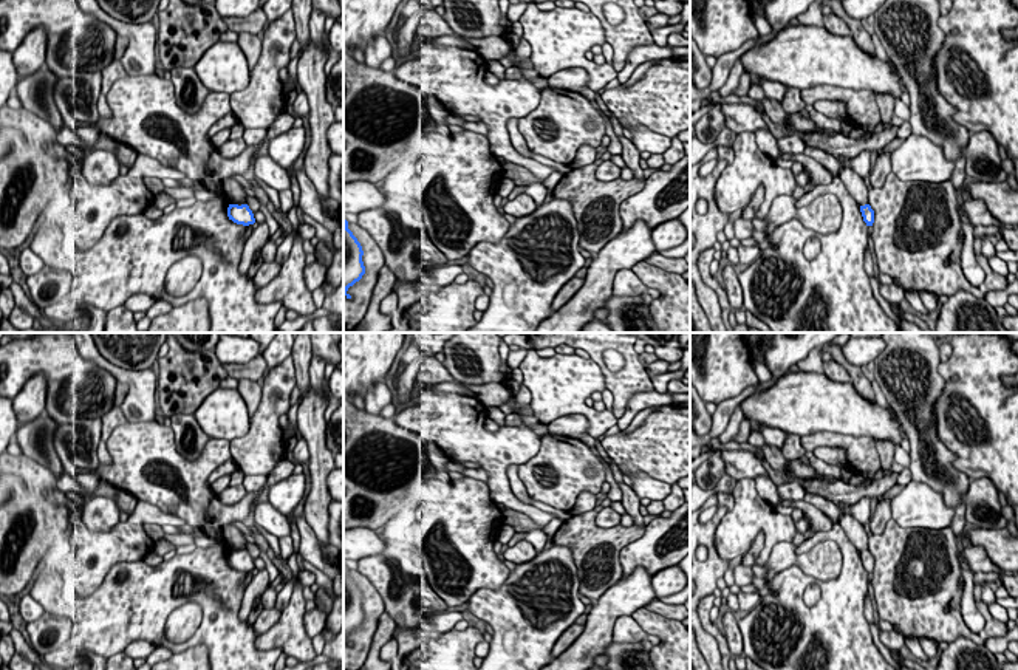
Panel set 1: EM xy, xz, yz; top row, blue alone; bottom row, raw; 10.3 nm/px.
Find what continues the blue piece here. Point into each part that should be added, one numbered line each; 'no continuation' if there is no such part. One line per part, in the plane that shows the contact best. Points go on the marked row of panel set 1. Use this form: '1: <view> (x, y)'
no continuation

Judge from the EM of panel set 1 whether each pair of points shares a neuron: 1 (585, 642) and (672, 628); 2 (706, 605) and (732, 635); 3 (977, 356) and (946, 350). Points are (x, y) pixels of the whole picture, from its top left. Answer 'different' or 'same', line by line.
1: different
2: same
3: different

